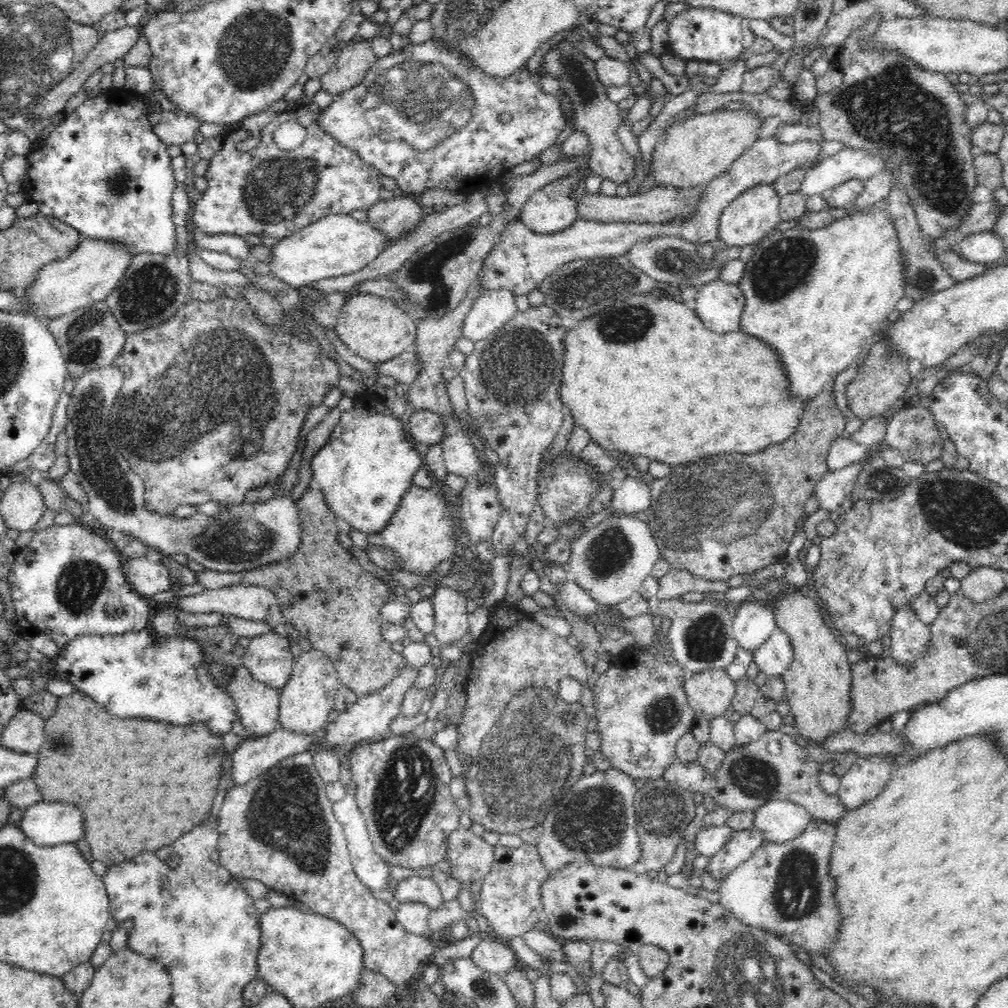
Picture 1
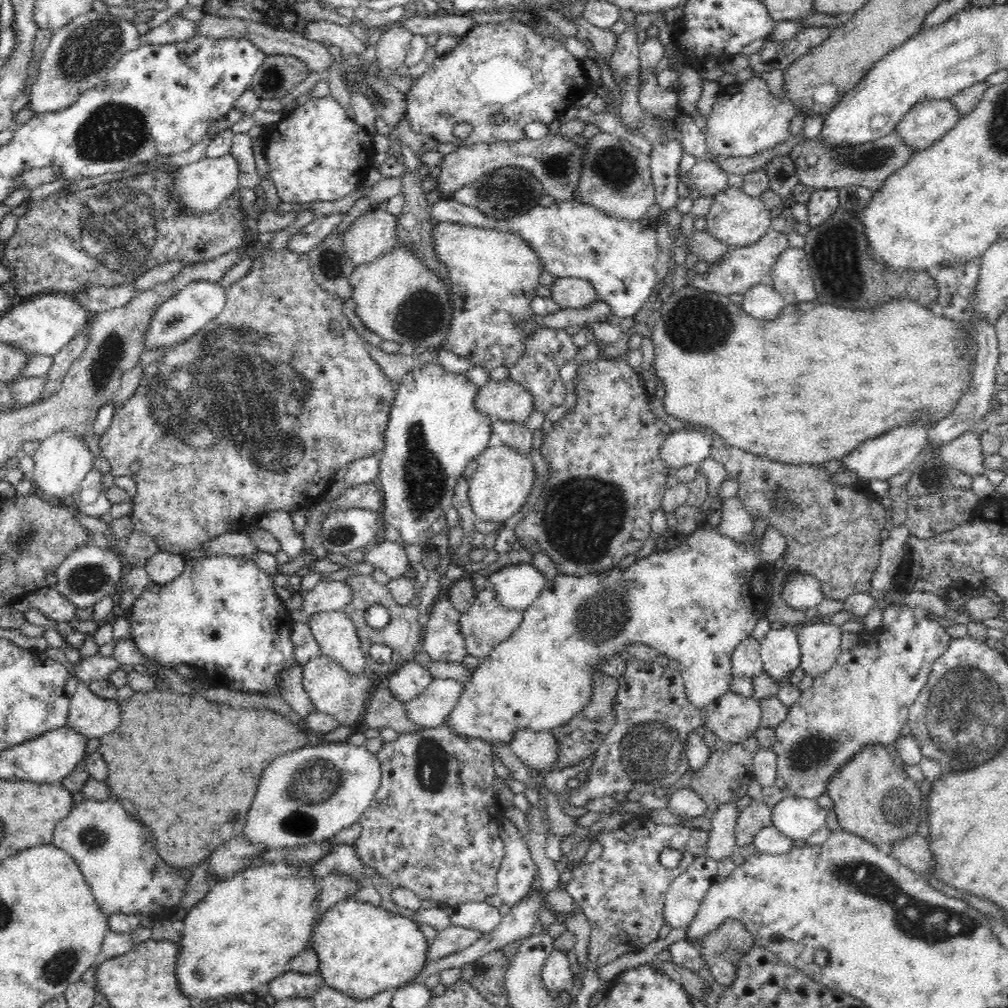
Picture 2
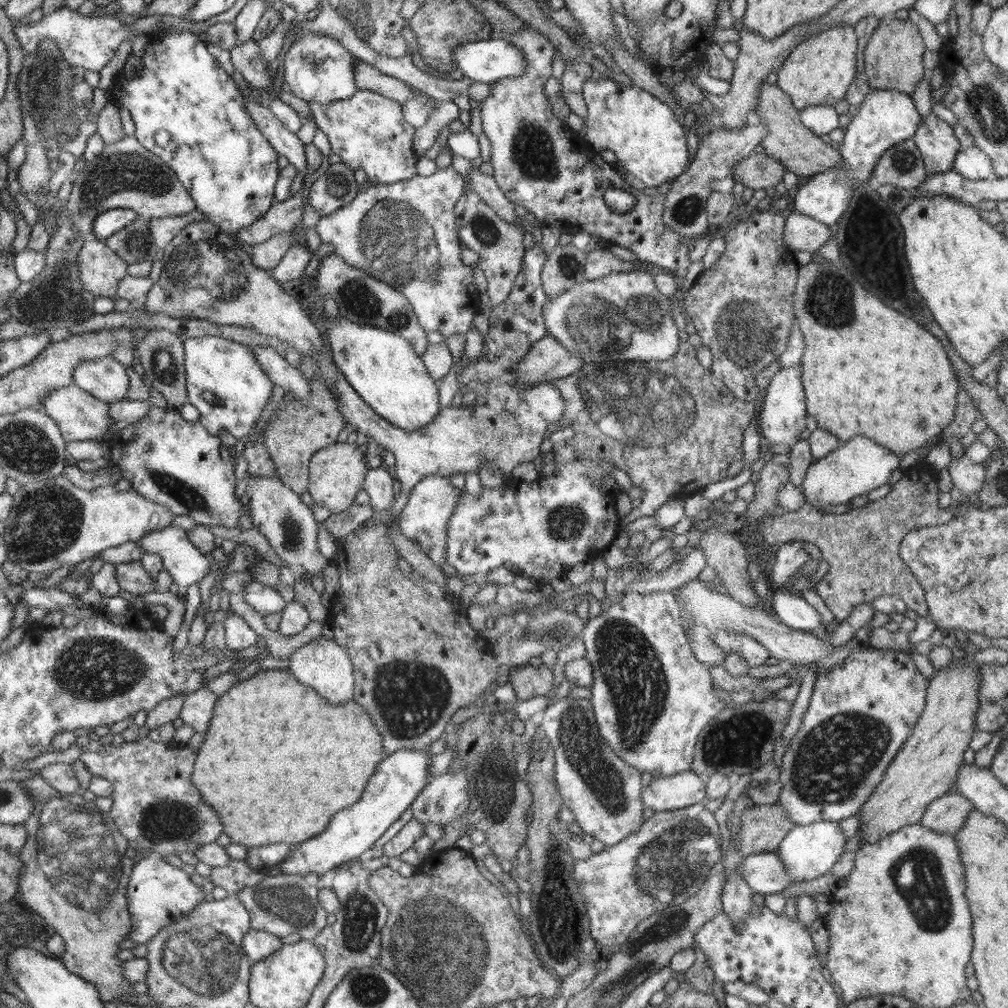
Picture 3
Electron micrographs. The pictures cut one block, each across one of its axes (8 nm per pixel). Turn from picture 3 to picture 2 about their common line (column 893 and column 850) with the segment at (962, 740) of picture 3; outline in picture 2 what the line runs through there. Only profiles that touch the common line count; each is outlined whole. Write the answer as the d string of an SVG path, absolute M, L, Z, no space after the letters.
M881 744L864 746L854 754L854 758L830 778L826 793L832 799L842 829L886 851L893 848L893 843L916 835L918 824L926 817L919 787Z

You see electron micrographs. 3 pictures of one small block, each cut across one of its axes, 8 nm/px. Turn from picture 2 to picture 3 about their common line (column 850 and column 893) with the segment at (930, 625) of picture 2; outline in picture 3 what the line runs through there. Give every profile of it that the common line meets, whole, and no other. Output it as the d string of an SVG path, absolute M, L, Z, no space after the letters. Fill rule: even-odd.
M852 648L848 657L832 670L819 670L803 720L782 756L778 773L782 783L777 804L783 806L795 826L828 820L839 822L857 814L880 784L926 704L929 679L916 669L908 654L898 649ZM830 694L831 702L826 701Z

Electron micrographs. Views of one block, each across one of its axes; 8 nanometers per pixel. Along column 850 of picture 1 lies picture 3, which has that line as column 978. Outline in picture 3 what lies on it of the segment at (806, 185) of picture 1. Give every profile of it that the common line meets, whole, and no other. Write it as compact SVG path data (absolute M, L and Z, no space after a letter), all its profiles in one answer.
M963 147L957 153L953 169L964 178L978 180L996 177L990 158L978 147Z

